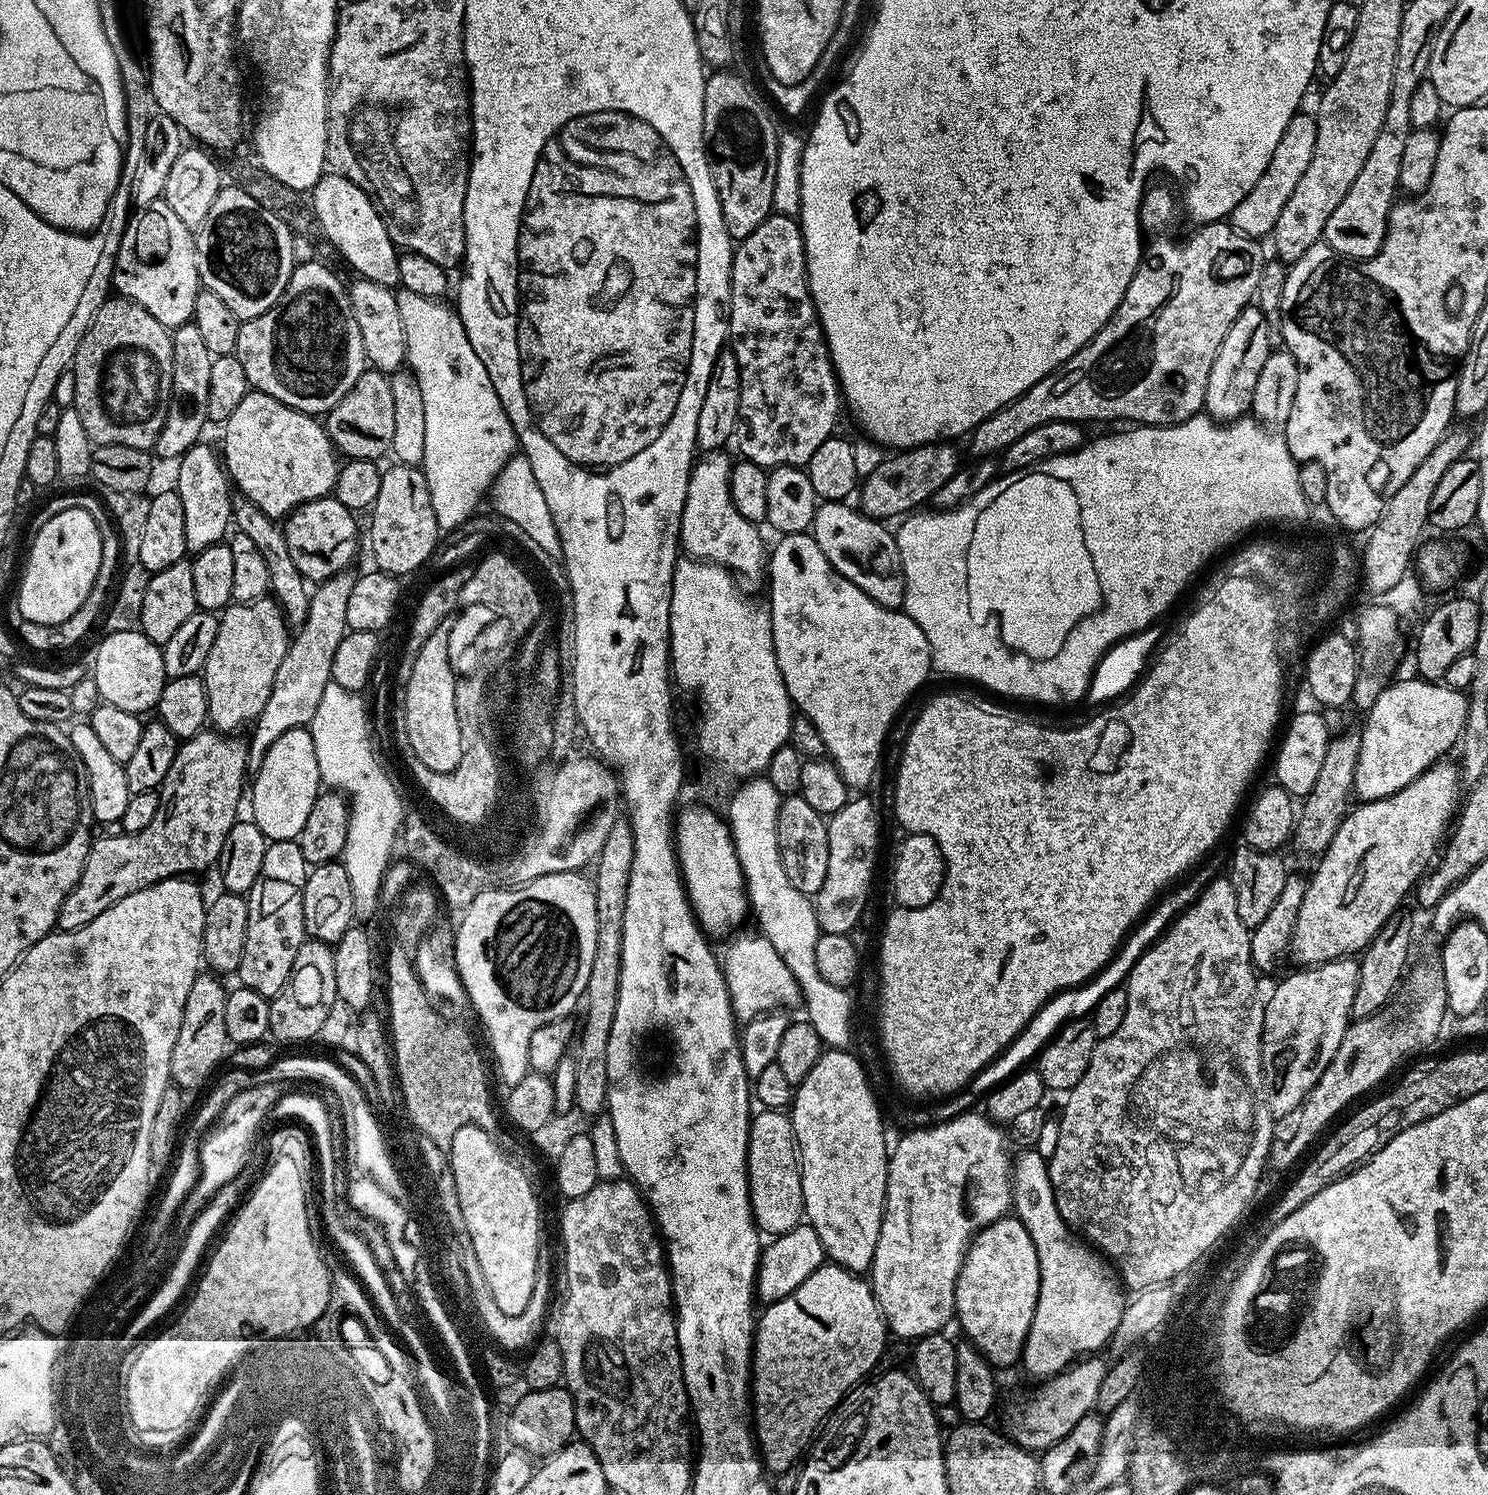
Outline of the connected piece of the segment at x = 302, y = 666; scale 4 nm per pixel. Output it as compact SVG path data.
M349 570L334 574L330 579L319 581L315 585L306 622L297 631L300 633L291 637L282 658L282 666L278 666L278 674L274 674L270 698L266 698L262 714L251 725L252 740L247 741L249 773L255 774L259 770L270 746L282 734L286 734L286 730L311 725L314 713L318 710L318 702L326 691L326 686L332 683L334 653L338 651L342 638L350 631L346 622L346 609L356 577L357 573Z

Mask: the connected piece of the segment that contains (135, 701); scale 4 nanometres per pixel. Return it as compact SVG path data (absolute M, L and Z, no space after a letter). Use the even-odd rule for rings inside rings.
M143 632L110 633L96 648L96 672L98 694L101 701L110 706L118 706L127 712L151 713L164 689L164 654L161 645L150 642Z

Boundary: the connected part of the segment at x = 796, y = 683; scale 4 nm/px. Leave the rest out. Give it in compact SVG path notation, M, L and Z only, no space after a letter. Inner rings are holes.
M789 532L779 537L776 549L771 549L766 560L766 581L768 580L768 600L770 605L770 615L772 618L772 637L774 638L774 650L778 658L778 666L782 670L782 678L786 682L788 697L792 699L793 705L798 709L799 715L805 716L810 722L814 722L814 730L822 736L825 743L825 750L836 769L842 774L842 778L848 783L849 789L868 790L872 784L872 779L876 776L876 767L880 764L880 755L884 752L884 739L888 736L888 731L892 728L892 723L896 720L896 715L904 708L904 703L919 690L927 678L928 672L933 671L932 651L926 642L926 634L922 634L920 627L914 623L907 612L895 608L883 608L874 598L862 594L850 578L842 578L838 570L826 562L826 554L822 554L818 542L808 532Z

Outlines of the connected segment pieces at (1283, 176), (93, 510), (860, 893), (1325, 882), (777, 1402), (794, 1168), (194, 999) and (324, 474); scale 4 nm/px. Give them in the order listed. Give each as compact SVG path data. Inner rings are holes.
M1307 111L1297 112L1294 118L1290 118L1290 126L1282 130L1282 139L1278 141L1278 147L1274 149L1274 158L1270 158L1270 166L1254 182L1254 190L1234 206L1230 217L1230 228L1237 236L1250 236L1253 238L1271 237L1274 230L1274 222L1278 222L1278 214L1282 214L1282 206L1286 206L1286 201L1290 194L1294 194L1294 186L1298 186L1298 181L1310 166L1310 158L1314 158L1314 142L1318 138L1318 126L1315 115L1306 114Z
M95 495L92 496L56 496L52 500L52 506L44 504L32 517L28 520L29 533L35 534L38 530L42 530L42 526L46 526L46 522L50 522L54 509L61 508L81 508L86 510L86 514L90 514L90 518L94 518L94 522L98 522L98 530L102 534L102 566L98 566L98 578L94 578L94 586L90 590L90 594L86 594L86 602L82 602L82 606L78 606L78 610L74 610L74 614L70 614L70 618L66 618L66 622L61 624L39 624L38 622L30 622L23 618L17 619L14 632L21 641L25 640L32 648L37 648L40 652L60 652L63 648L72 648L92 627L97 627L98 621L101 619L102 613L105 611L106 605L110 600L110 593L114 588L114 581L118 576L118 568L122 560L122 541L120 533L117 532L115 524L112 523L112 517L108 515L103 504Z
M860 794L849 799L842 810L831 813L828 821L830 862L826 866L826 882L814 898L814 907L821 932L849 935L852 927L864 916L868 904L868 891L872 888L872 875L876 872L876 851L880 848L880 816L876 808Z
M1437 762L1432 764L1414 782L1410 782L1410 786L1398 790L1398 794L1390 794L1387 800L1369 800L1367 802L1357 803L1355 807L1349 811L1348 815L1344 817L1343 822L1338 826L1338 830L1330 842L1330 846L1324 851L1323 856L1319 857L1317 864L1320 865L1317 866L1316 873L1310 876L1308 880L1306 898L1302 898L1302 910L1298 910L1298 922L1294 926L1291 947L1294 956L1296 952L1297 961L1295 963L1297 965L1311 966L1314 964L1324 964L1327 960L1342 960L1363 953L1364 949L1368 947L1368 943L1379 934L1381 926L1385 924L1391 916L1397 915L1398 909L1396 909L1396 907L1398 907L1407 896L1409 899L1410 893L1415 889L1416 885L1420 883L1425 873L1429 871L1430 865L1433 863L1434 857L1438 852L1436 843L1439 842L1440 838L1442 840L1449 831L1450 825L1457 815L1458 805L1462 800L1462 792L1460 794L1460 791L1462 791L1460 769L1455 763L1448 763L1449 762Z
M831 1262L821 1264L806 1282L802 1282L802 1286L798 1286L798 1290L767 1305L759 1313L752 1342L750 1411L754 1417L758 1451L769 1473L783 1474L793 1467L792 1463L803 1454L816 1427L831 1417L837 1404L879 1362L887 1340L890 1340L890 1333L872 1293L871 1283L863 1275Z
M760 1110L752 1117L752 1125L748 1131L748 1197L750 1198L750 1206L752 1207L752 1217L756 1219L756 1227L761 1233L767 1234L769 1237L775 1238L783 1232L790 1232L797 1227L805 1219L804 1215L804 1199L802 1198L802 1178L800 1177L800 1157L796 1150L796 1135L792 1129L792 1117L784 1110Z
M201 974L194 978L194 986L190 986L190 998L186 998L186 1010L178 1030L178 1042L174 1042L174 1054L170 1054L171 1083L181 1090L203 1089L213 1079L212 1071L219 1066L224 1051L230 1048L226 1034L228 992L223 983L225 981L219 975Z
M249 390L246 398L242 398L240 405L235 408L234 414L230 414L230 418L222 425L222 463L235 491L254 502L254 506L258 506L262 514L274 521L283 521L298 506L327 496L335 489L341 461L338 459L332 439L328 436L327 427L316 420L319 419L315 415L294 410L278 402L278 398L270 398L265 392Z

